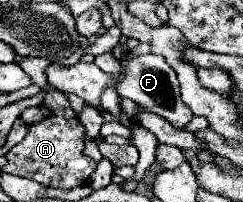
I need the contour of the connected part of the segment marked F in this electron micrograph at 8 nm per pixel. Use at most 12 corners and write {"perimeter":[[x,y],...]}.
{"perimeter":[[125,44],[111,54],[123,74],[121,98],[149,108],[173,128],[193,118],[173,68]]}

